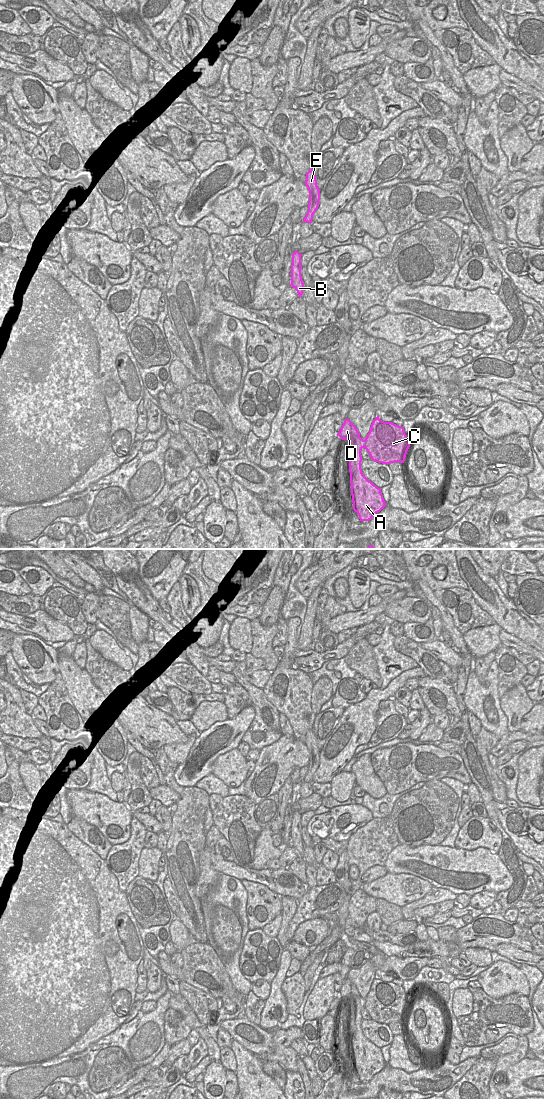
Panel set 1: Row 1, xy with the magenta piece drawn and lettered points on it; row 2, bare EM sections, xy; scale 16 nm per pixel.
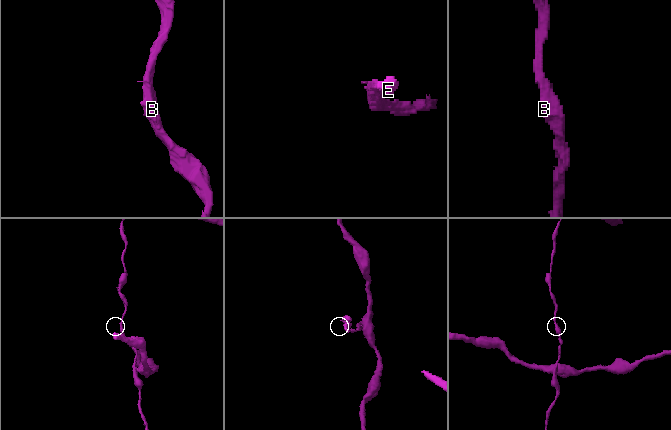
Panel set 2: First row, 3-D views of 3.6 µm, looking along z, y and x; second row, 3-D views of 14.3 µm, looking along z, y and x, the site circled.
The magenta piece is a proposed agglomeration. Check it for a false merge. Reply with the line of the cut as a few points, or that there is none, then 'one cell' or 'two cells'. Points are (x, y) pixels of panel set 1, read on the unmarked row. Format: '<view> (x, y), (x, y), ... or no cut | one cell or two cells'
xy (364, 1000), (365, 1006) | two cells

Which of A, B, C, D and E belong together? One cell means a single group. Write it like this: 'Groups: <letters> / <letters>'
Groups: A B D E / C.

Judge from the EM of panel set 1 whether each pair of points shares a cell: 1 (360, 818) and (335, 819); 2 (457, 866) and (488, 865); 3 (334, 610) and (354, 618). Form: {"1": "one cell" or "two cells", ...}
{"1": "one cell", "2": "one cell", "3": "two cells"}

